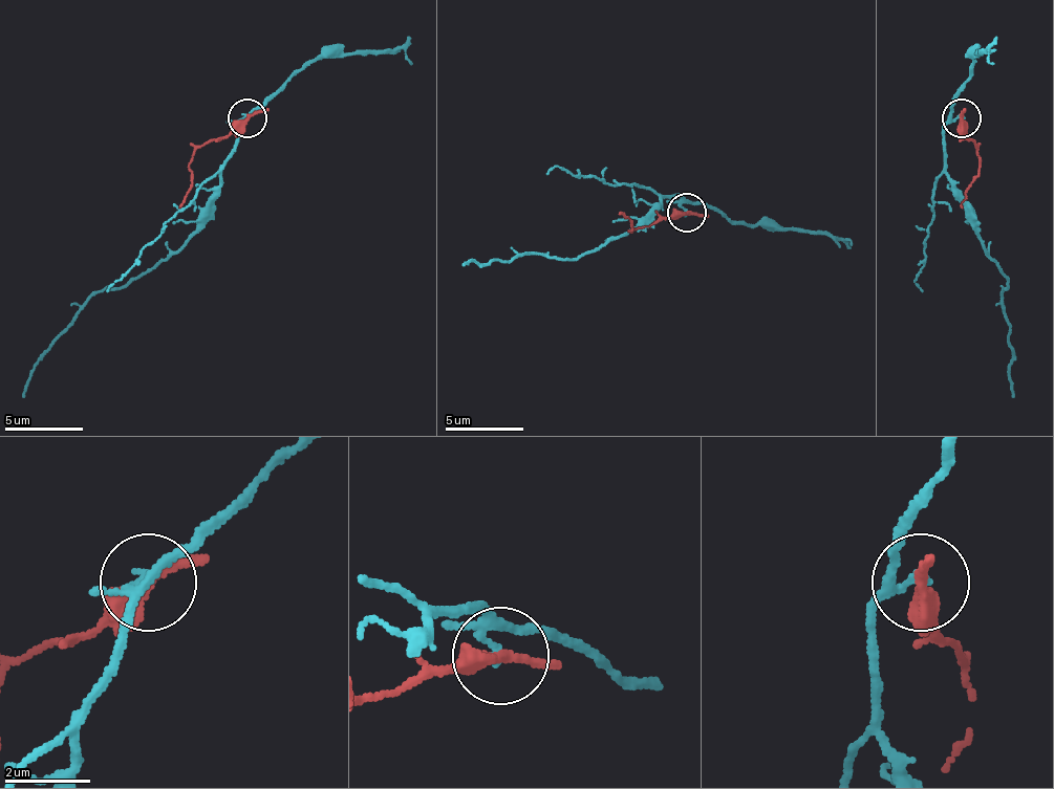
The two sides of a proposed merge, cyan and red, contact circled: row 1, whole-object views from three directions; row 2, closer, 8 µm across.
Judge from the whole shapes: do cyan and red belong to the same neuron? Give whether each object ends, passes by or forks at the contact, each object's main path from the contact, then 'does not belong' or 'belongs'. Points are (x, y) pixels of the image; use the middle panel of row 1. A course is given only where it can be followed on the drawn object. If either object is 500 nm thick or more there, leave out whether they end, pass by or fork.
cyan ends | red passes by | cyan via (688, 212), (680, 196), (664, 196), (618, 239), (575, 259), (536, 255), (461, 266) | red via (688, 212), (633, 231), (629, 231), (629, 219), (618, 212) | does not belong

